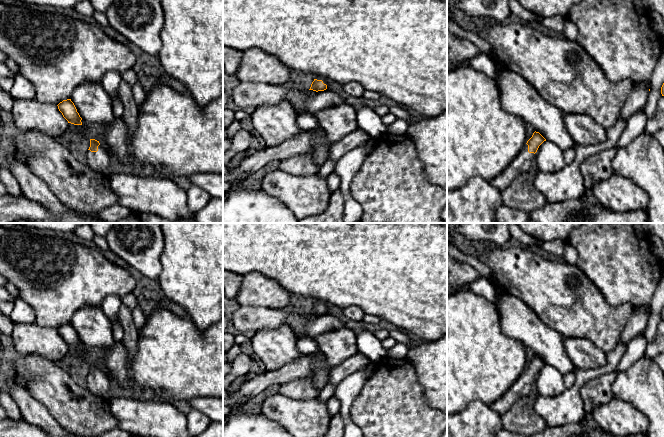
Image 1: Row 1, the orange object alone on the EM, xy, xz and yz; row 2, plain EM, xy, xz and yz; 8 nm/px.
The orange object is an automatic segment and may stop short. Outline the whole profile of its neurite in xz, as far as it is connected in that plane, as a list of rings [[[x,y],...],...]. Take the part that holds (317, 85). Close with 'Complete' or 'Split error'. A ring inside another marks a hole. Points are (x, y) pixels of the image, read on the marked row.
[[[316,76],[314,77],[314,81],[311,84],[311,87],[309,90],[313,90],[313,91],[324,91],[327,89],[327,79],[322,77],[322,76]]]. Split error

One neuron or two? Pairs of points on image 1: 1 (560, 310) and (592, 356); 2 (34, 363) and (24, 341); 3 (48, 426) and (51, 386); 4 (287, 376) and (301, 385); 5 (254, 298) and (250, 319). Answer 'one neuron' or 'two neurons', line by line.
1: two neurons
2: two neurons
3: two neurons
4: two neurons
5: two neurons

